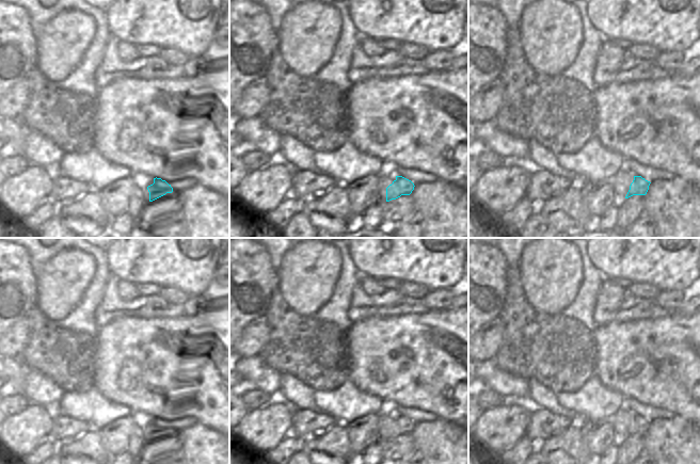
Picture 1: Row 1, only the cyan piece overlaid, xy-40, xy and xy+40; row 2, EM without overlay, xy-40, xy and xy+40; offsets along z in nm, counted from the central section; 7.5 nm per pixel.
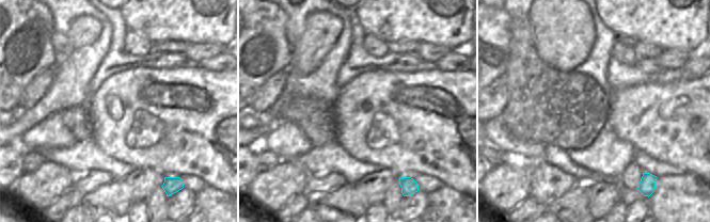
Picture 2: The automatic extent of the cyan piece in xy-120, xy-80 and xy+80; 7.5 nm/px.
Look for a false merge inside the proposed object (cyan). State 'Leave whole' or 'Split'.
Leave whole.

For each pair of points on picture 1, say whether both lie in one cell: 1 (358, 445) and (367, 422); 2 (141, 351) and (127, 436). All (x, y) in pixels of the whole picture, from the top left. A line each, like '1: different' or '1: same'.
1: same
2: different

